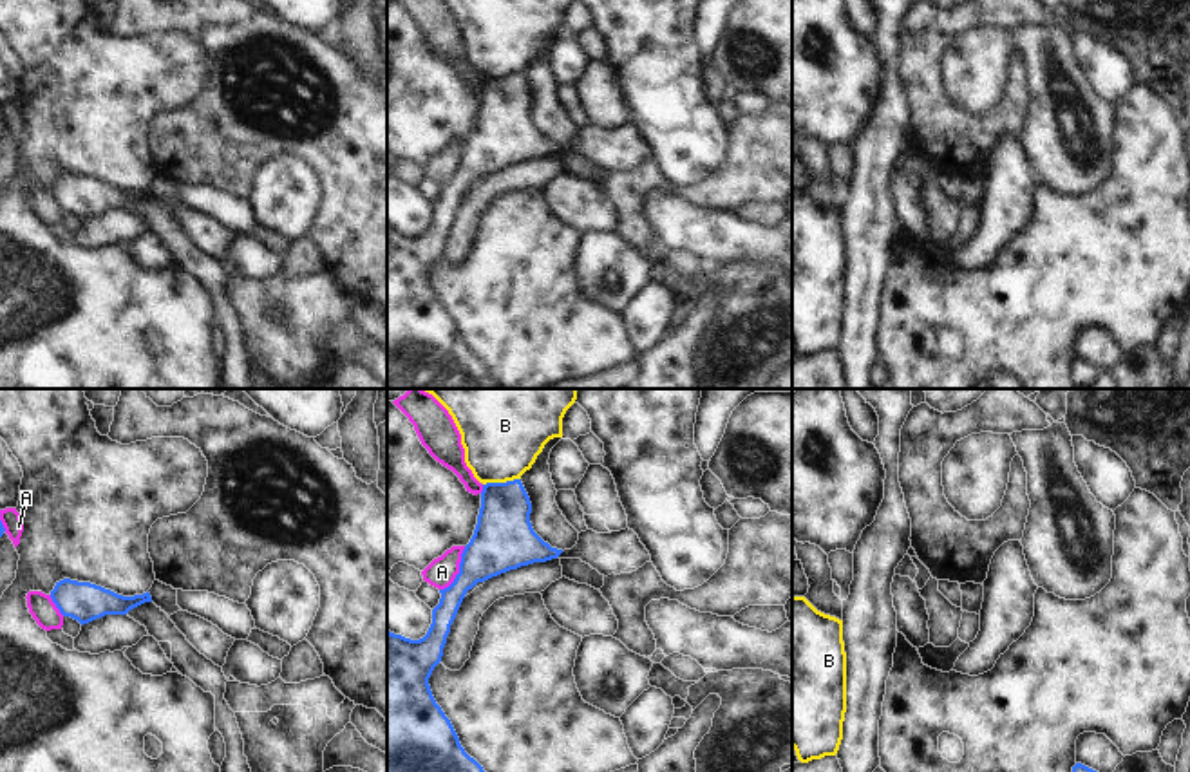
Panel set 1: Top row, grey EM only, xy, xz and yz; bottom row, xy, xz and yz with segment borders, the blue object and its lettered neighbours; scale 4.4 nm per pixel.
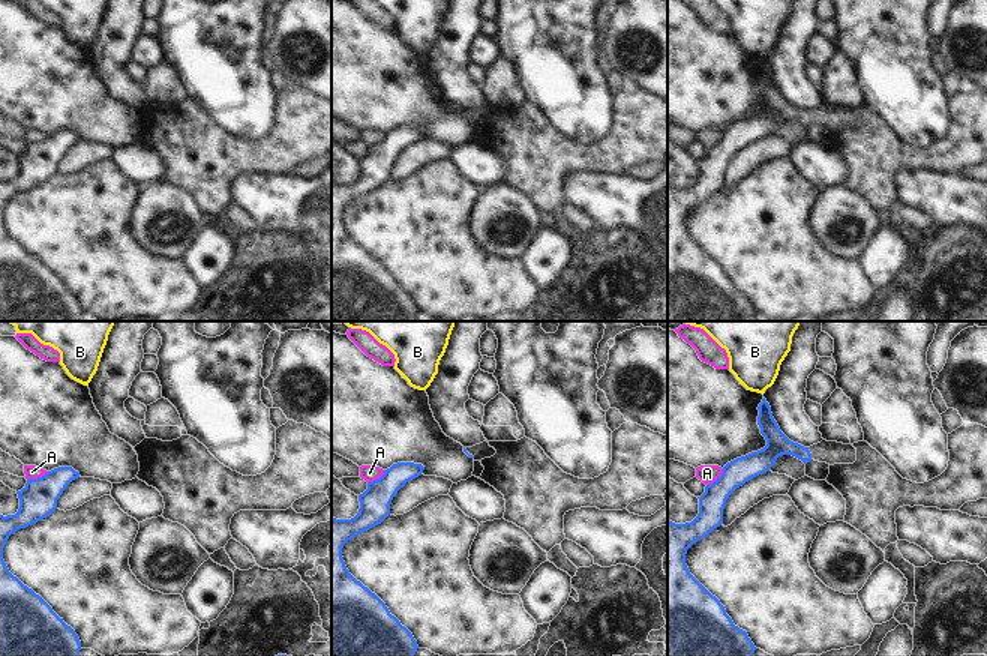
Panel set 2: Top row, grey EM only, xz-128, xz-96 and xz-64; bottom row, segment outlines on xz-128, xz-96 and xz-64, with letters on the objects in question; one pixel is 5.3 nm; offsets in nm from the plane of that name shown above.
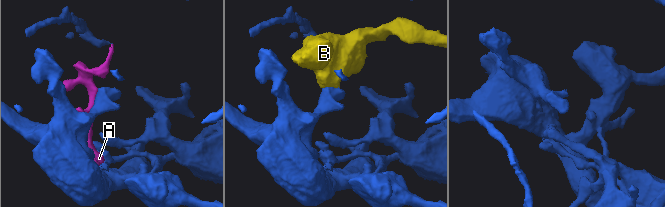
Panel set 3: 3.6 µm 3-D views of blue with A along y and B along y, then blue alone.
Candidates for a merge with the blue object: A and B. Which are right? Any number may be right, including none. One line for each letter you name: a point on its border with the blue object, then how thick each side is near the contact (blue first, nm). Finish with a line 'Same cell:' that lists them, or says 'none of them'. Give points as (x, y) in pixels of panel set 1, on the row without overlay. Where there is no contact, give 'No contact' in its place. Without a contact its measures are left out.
Same cell: none of them.

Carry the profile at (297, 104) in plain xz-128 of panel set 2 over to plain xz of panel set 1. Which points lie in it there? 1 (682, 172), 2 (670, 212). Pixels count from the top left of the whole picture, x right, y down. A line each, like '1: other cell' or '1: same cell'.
1: other cell
2: other cell

